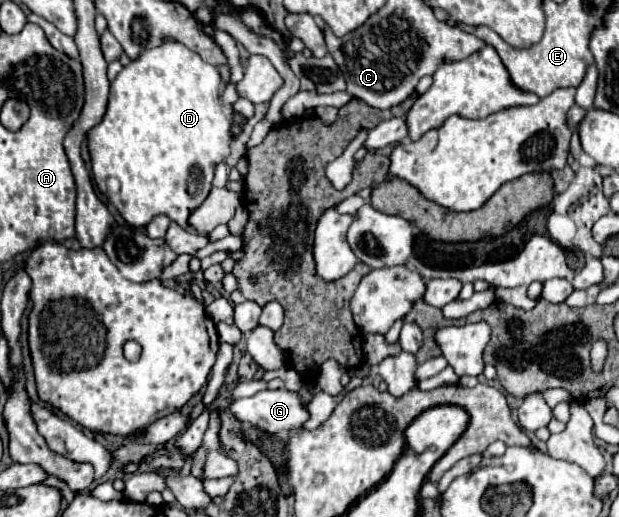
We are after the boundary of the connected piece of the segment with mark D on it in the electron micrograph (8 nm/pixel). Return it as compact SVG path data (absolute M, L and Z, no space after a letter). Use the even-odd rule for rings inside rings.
M163 42L157 48L143 50L137 60L125 66L111 82L109 104L103 120L89 130L89 152L93 164L93 178L97 188L119 210L125 222L133 228L145 228L151 218L165 214L187 232L195 232L189 216L203 204L211 192L215 166L223 162L231 148L231 118L219 106L221 76L215 66L201 60L199 54L179 42ZM109 180L119 182L119 190L109 190Z

